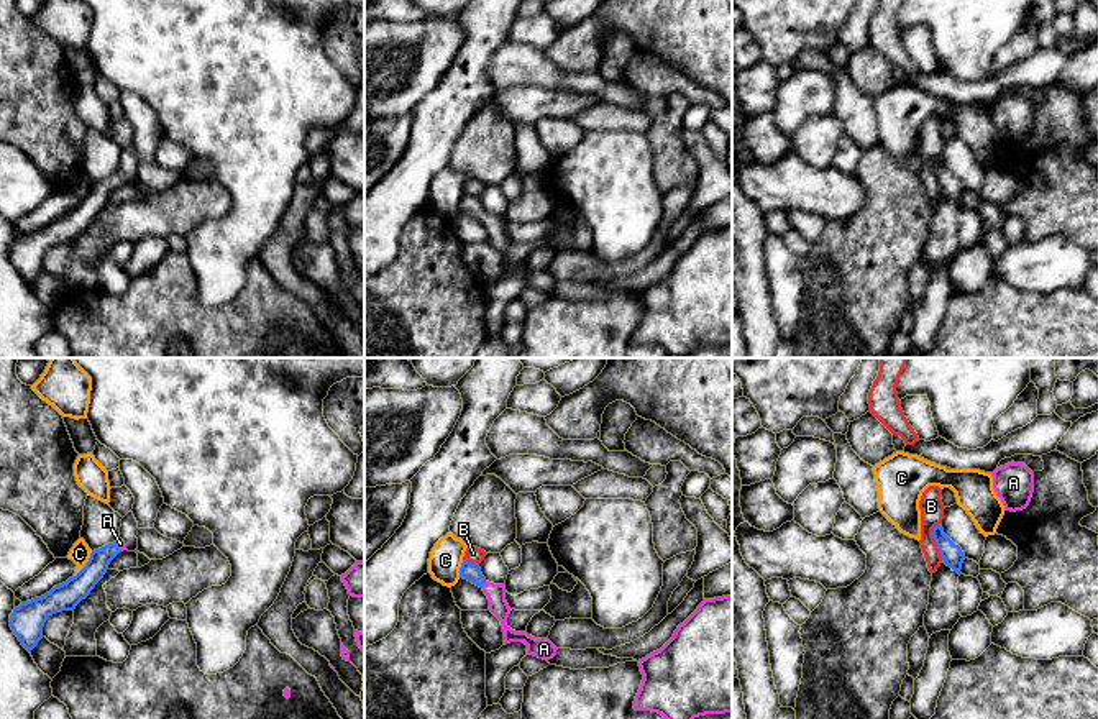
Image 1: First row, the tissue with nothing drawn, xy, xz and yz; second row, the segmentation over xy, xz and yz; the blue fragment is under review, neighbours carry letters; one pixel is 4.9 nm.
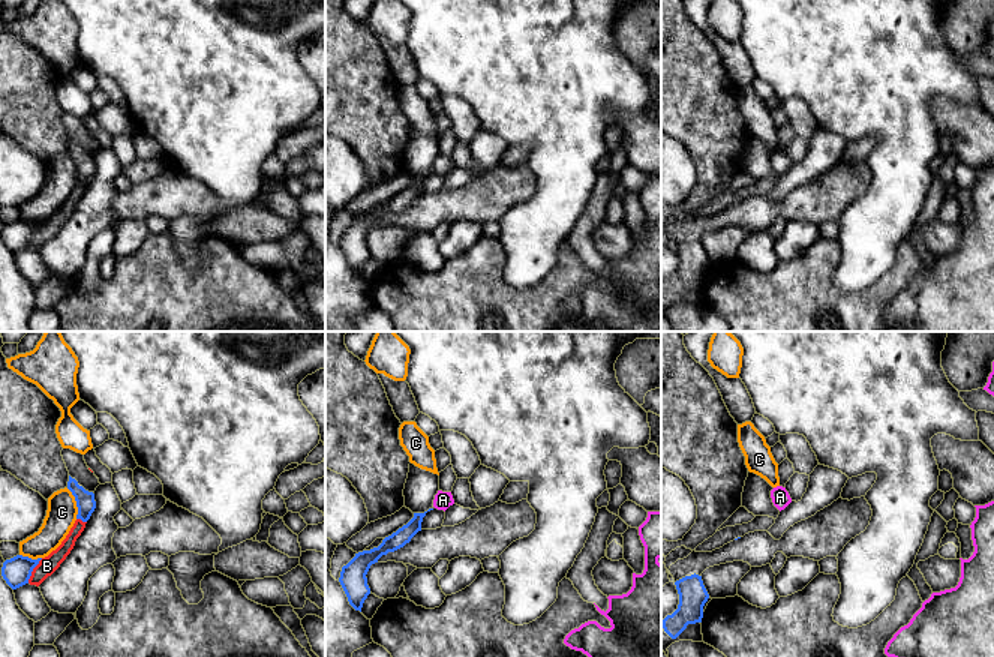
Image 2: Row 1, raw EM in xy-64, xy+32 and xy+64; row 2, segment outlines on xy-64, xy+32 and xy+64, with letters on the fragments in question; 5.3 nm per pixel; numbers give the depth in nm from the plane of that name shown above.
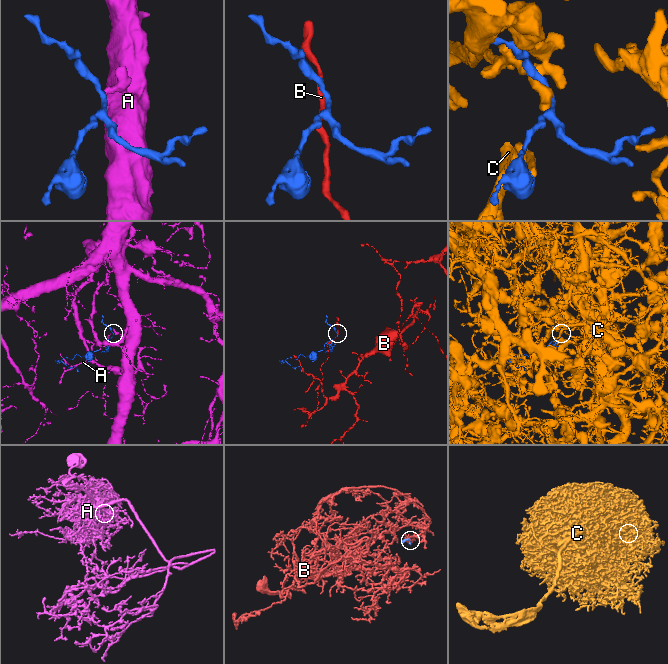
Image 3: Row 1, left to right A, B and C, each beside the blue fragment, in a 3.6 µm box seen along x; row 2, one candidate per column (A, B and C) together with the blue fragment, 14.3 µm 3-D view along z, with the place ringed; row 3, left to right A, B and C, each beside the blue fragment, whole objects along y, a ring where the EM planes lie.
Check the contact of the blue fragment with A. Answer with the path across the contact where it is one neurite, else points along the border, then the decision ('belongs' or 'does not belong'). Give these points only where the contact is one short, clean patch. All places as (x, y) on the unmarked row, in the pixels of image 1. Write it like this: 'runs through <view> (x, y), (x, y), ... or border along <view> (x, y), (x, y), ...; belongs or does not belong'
runs through xz (471, 204), (483, 217), (496, 225); belongs

